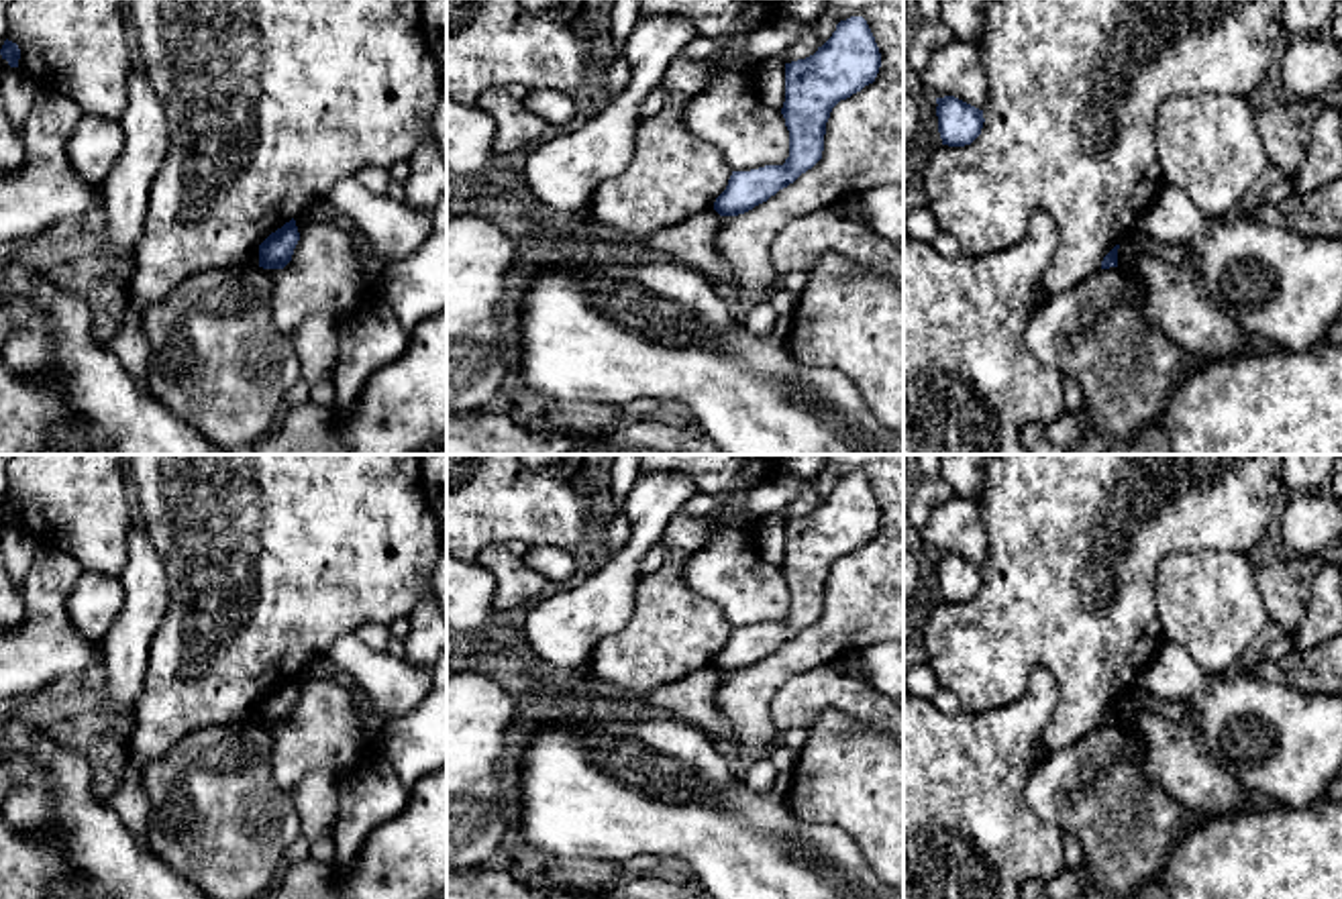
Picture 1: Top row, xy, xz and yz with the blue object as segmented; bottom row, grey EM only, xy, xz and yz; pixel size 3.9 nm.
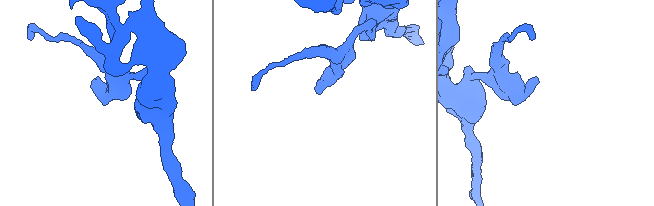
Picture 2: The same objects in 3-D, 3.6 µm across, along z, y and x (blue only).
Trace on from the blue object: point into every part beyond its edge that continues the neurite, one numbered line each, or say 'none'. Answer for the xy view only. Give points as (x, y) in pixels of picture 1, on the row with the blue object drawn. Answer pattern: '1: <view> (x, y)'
none

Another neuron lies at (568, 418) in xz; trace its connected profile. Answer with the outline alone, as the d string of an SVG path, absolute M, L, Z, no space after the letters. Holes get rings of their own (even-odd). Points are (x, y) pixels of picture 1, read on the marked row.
M551 400L545 422L553 434L583 436L616 428L626 422L626 416L618 406Z

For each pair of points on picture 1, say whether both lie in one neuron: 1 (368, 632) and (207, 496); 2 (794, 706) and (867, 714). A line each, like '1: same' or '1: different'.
1: different
2: same

